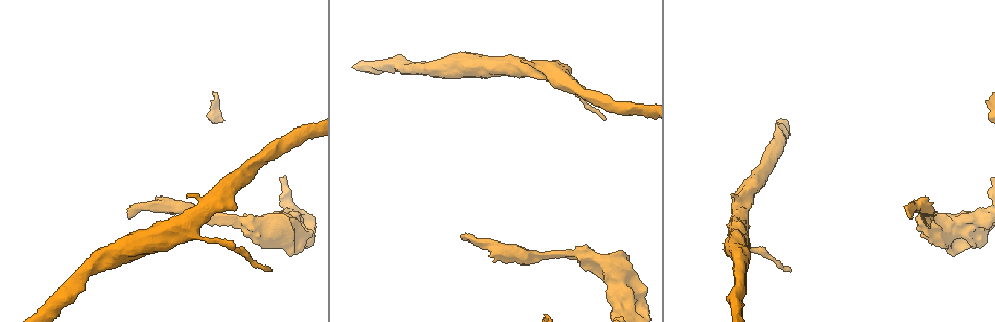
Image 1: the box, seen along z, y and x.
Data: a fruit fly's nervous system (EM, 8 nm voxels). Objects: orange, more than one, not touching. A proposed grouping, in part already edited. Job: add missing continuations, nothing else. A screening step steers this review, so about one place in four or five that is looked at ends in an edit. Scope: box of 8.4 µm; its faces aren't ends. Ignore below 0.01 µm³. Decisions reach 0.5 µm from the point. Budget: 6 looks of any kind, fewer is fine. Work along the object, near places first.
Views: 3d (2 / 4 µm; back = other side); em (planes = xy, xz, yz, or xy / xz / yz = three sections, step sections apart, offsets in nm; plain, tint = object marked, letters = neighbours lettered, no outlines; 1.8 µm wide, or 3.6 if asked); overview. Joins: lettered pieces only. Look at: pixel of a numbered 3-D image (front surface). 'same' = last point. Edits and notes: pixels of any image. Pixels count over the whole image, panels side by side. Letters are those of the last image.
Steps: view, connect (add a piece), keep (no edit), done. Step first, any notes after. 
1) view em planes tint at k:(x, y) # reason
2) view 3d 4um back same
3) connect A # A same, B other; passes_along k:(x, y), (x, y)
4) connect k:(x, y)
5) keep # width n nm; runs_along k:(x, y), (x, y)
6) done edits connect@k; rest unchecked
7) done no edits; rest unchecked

view 3d 2um at 1:(269, 268) # end of a long branch

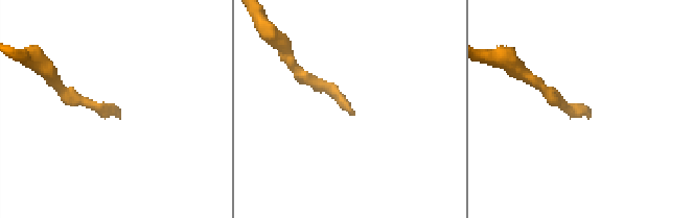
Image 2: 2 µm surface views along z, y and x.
view em xy step 8 letters at 2:(353, 112)

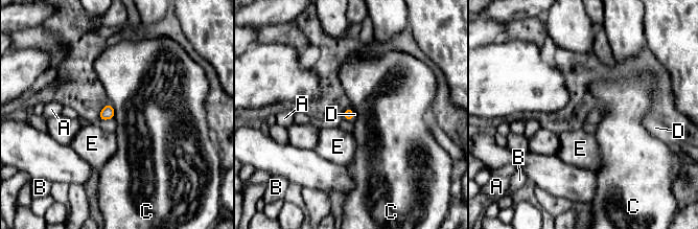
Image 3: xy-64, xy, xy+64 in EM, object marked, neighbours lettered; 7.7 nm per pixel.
view em planes letters same # another direction

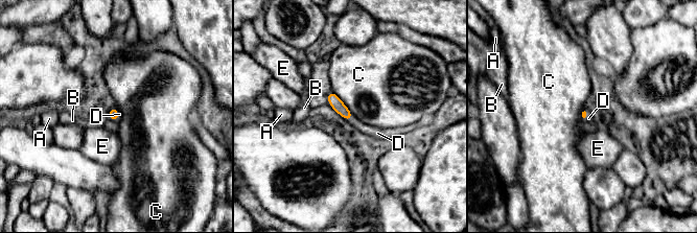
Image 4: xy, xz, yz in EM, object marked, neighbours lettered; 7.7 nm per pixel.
connect D # A other, B other, C other, D same, E other; passes_along 4:(338, 106), (350, 117), (377, 133); it goes on there

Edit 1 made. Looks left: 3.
view em xz step 4 tint at 1:(129, 212) # an open end

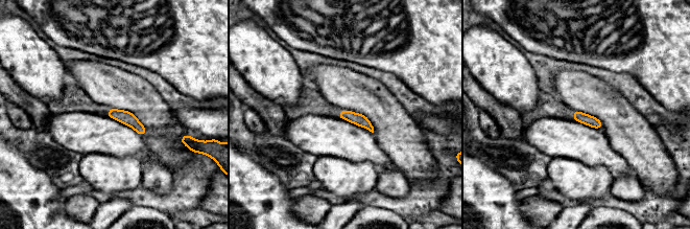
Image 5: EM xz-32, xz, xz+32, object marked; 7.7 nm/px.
view em planes letters same # another direction

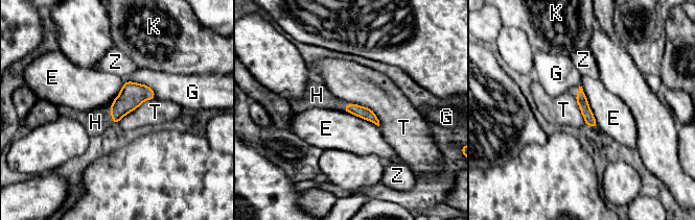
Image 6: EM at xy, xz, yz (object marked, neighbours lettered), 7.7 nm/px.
connect H # E other, G other, H same, K other, T other, Z other; passes_along 6:(132, 95), (111, 113), (95, 122); the neuron continues

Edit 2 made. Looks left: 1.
done edits connect@4, connect@6; rest unchecked

